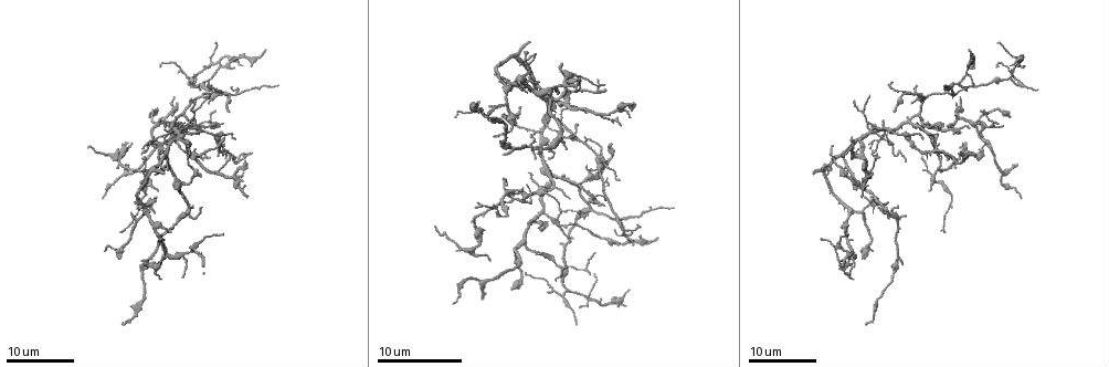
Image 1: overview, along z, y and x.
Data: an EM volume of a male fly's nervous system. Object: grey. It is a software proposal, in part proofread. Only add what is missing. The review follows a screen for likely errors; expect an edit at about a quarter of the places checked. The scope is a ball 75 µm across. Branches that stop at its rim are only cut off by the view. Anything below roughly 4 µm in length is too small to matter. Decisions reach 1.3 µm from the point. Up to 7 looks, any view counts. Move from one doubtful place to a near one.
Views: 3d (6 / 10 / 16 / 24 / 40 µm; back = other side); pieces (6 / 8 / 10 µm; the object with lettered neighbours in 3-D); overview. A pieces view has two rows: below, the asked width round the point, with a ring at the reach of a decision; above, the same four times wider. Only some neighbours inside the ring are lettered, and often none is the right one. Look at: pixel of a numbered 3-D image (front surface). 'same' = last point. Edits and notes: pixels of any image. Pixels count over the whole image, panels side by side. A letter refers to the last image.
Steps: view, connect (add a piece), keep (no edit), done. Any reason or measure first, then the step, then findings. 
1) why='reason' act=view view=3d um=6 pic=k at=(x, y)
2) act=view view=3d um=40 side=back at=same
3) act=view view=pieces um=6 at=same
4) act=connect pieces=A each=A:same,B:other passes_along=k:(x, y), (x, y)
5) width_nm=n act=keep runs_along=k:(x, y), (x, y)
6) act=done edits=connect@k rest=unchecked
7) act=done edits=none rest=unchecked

why='branch stops here' act=view view=3d um=16 pic=1 at=(1018, 166)

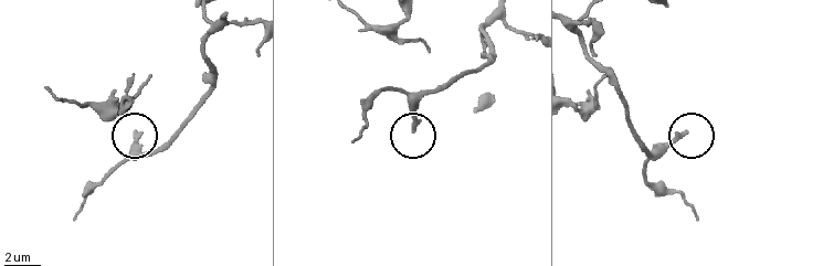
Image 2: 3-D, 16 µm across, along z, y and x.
why='see the neighbours' act=view view=pieces um=8 pic=2 at=(415, 129)

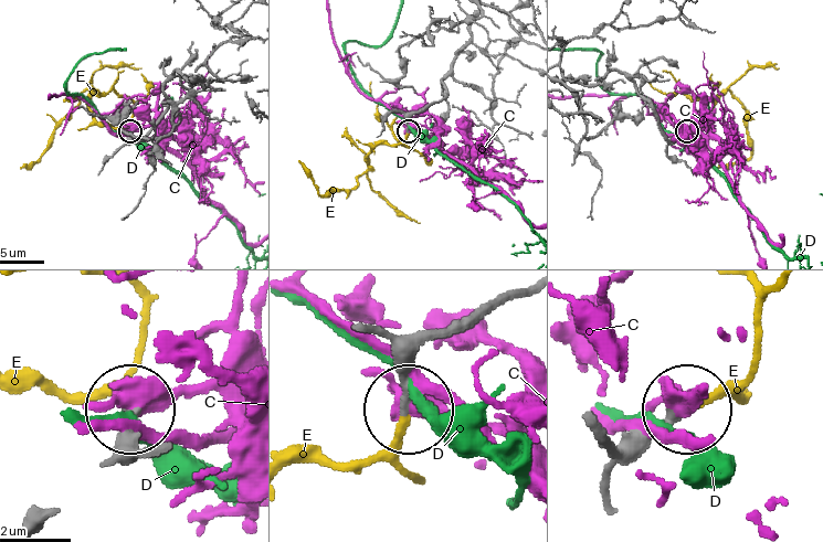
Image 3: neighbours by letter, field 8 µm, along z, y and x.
act=connect pieces=E each=C:other,D:other,E:same found='the neuron continues'

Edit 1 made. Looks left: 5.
why='tapers out' act=view view=3d um=16 pic=1 at=(887, 200)

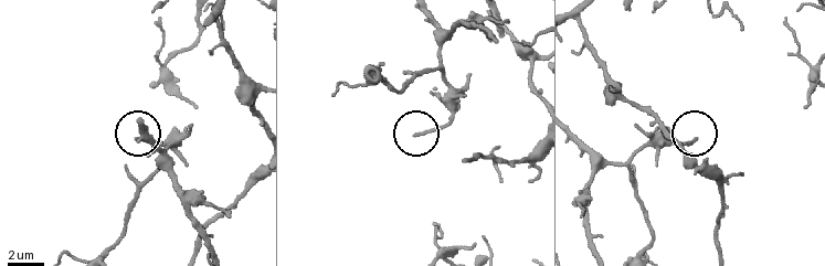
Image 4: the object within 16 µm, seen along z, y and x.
act=view view=3d um=10 pic=4 at=(417, 135)

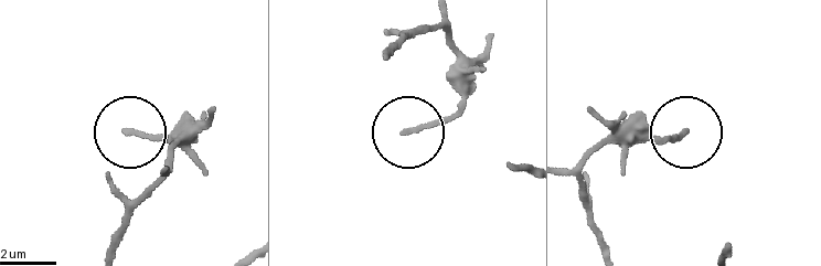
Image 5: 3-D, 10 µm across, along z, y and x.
why='what lies round it' act=view view=pieces um=8 pic=5 at=(403, 134)

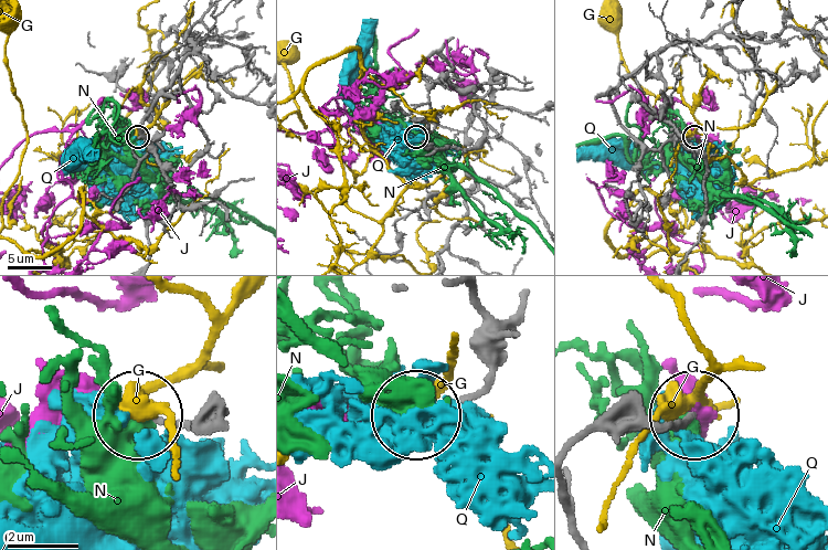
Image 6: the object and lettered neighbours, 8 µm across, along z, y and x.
act=keep each=G:other,J:other,N:other,Q:other found='none of them fits'

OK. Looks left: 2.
why='thin end' act=view view=3d um=24 pic=1 at=(900, 264)

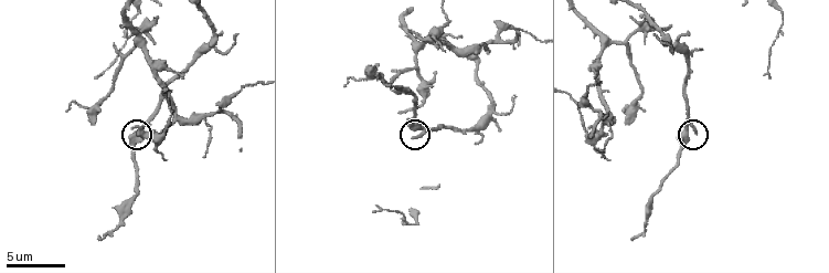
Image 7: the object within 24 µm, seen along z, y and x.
act=view view=pieces um=10 pic=7 at=(698, 133)

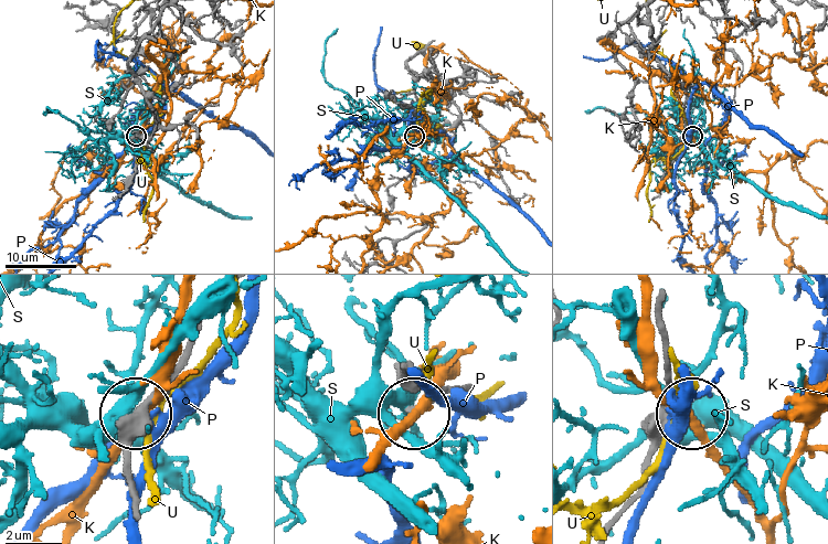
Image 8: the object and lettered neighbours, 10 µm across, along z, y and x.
act=keep each=K:other,P:other,S:other,U:other runs_along=8:(470, 386), (442, 388), (416, 406) found='none of them fits'

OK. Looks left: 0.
act=done edits=connect@3 rest=unchecked

